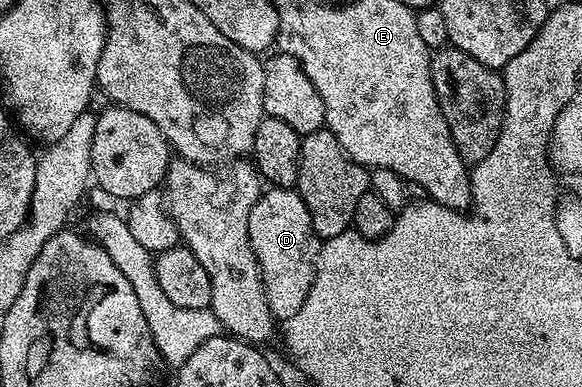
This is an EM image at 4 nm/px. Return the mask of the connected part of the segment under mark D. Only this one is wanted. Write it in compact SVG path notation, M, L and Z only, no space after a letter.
M269 188L262 193L249 213L249 239L274 319L295 316L295 312L303 308L307 292L311 292L319 249L319 239L313 231L307 204L303 204L296 189Z

